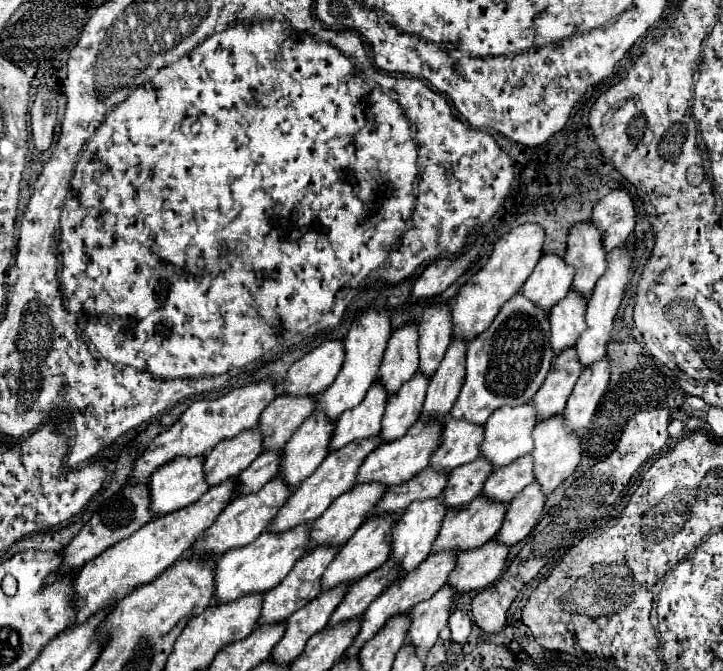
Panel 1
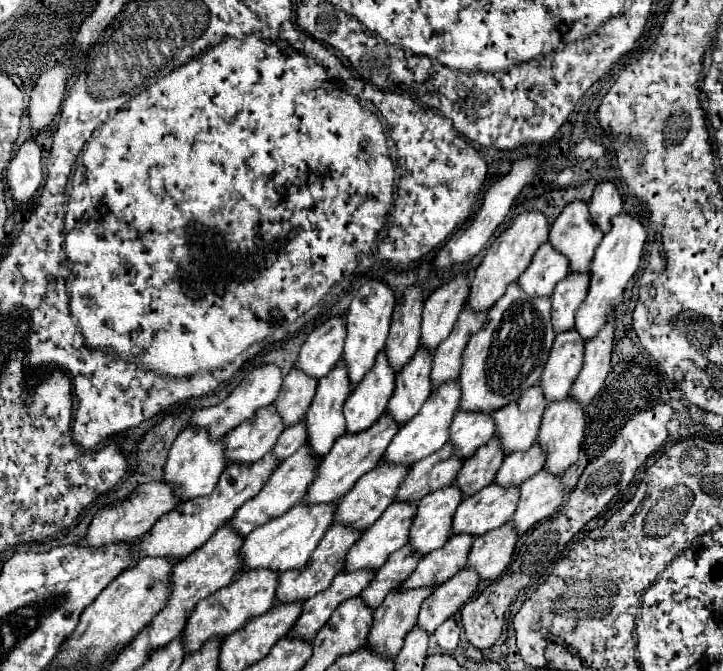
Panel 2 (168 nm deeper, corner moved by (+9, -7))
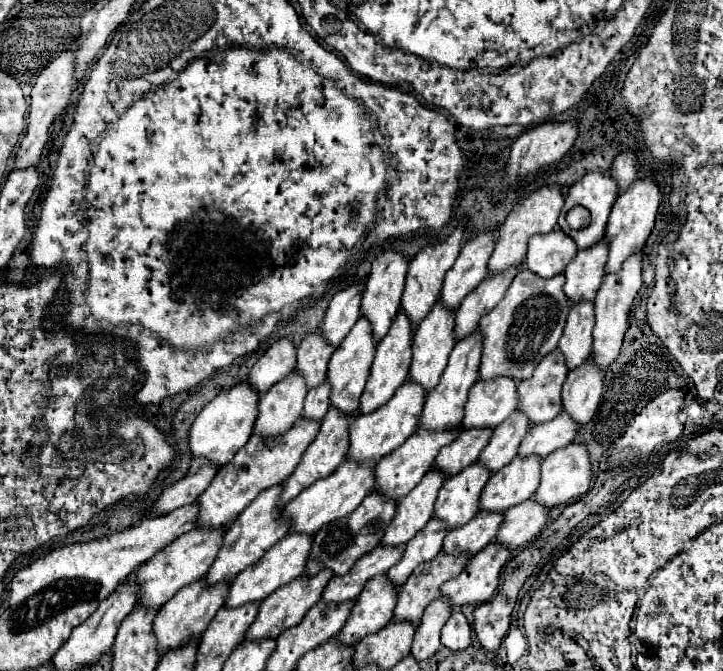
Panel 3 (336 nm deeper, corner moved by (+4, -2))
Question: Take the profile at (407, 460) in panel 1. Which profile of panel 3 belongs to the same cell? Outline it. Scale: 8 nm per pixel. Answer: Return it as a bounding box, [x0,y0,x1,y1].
[419,331,481,431]

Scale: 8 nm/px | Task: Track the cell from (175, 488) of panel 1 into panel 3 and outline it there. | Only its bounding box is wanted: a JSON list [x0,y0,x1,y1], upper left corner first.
[189,383,259,467]

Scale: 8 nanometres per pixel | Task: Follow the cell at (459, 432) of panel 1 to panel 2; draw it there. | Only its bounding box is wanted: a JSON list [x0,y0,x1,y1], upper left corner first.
[450,410,496,458]

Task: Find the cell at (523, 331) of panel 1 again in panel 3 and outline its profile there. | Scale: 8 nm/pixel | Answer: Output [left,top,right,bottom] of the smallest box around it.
[477,269,569,383]

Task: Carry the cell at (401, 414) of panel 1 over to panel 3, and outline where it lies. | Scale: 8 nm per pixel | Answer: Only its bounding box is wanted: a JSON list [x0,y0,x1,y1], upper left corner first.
[409,303,455,393]

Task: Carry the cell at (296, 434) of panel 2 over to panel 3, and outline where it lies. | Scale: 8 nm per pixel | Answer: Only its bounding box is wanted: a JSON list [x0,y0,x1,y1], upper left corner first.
[303,383,329,421]

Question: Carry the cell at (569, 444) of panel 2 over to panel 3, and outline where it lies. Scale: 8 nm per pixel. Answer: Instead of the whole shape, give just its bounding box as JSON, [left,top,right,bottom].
[563,359,603,427]

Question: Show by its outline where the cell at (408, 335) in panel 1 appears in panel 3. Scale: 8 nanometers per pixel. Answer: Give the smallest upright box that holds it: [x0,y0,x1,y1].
[401,227,463,329]

